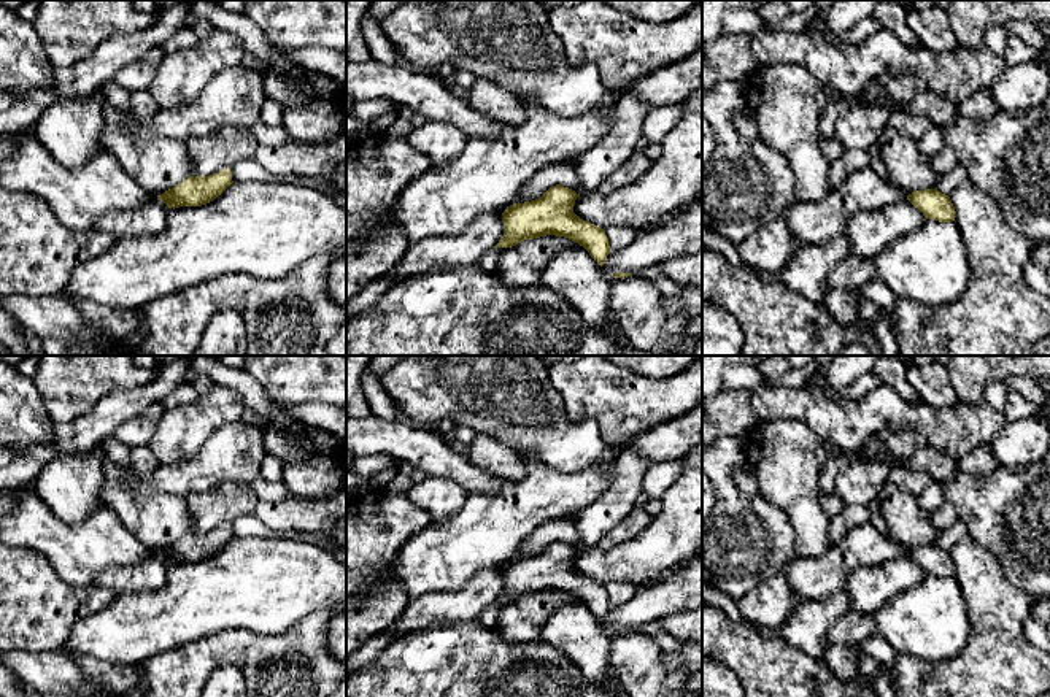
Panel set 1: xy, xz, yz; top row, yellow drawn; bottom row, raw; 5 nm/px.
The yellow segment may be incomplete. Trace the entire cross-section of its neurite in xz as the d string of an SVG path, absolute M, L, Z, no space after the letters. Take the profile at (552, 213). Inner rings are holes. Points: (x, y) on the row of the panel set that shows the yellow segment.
M556 184L535 200L507 206L502 213L504 237L494 248L511 248L524 240L556 235L583 246L602 267L610 254L608 238L604 229L573 213L578 195L575 191Z

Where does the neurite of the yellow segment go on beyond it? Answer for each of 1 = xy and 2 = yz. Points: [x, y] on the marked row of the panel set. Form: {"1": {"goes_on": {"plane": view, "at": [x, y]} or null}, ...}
{"1": {"goes_on": null}, "2": {"goes_on": null}}

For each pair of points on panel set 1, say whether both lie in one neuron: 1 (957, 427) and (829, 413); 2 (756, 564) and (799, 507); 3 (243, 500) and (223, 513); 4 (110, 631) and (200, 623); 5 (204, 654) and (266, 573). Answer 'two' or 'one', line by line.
1: one
2: two
3: one
4: one
5: two

